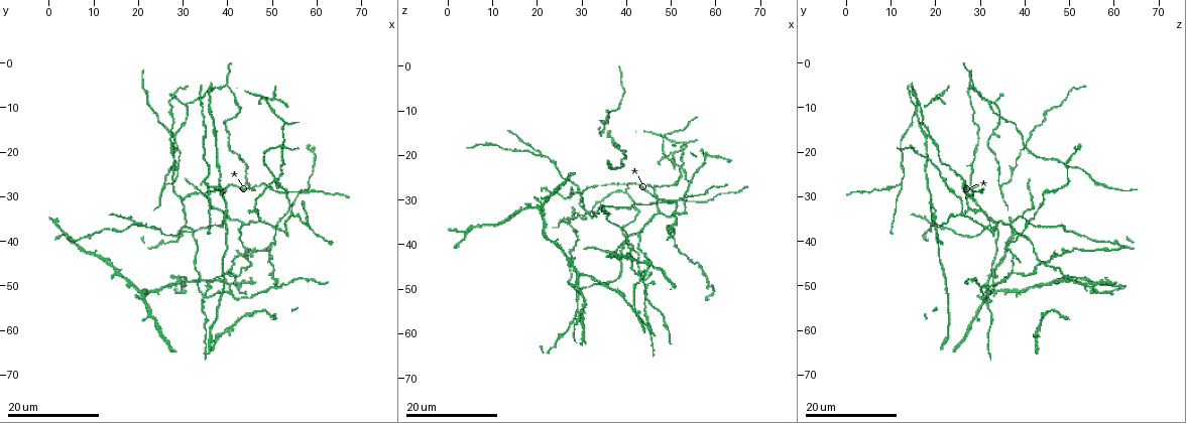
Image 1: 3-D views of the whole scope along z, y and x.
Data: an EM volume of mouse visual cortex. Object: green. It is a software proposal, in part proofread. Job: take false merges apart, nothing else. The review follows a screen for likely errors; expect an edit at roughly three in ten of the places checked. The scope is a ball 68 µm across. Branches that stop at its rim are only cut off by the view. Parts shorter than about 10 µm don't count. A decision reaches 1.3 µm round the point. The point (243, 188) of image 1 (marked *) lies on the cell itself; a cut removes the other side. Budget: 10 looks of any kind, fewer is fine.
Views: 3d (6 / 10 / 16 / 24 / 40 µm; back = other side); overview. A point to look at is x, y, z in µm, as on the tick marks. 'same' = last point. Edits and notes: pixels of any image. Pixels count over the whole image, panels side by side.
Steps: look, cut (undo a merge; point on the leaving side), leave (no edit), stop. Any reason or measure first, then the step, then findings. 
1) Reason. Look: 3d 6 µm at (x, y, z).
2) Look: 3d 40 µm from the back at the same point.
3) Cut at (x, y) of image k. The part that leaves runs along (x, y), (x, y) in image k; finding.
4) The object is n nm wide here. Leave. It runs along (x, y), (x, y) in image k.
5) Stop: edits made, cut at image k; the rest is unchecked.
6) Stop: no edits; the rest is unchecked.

Side arm on a straight run. Look: 3d 16 µm at (35.5, 27.0, 12.0).

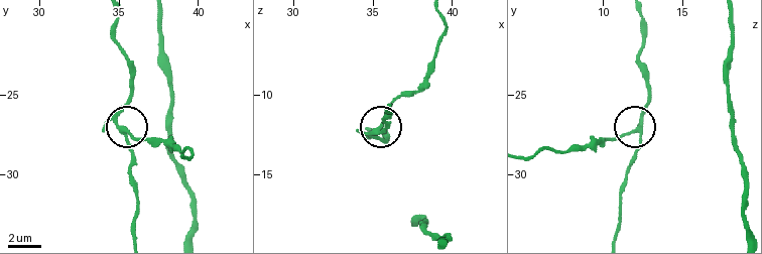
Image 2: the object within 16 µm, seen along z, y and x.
Zoom in. Look: 3d 6 µm at (35.3, 27.3, 12.1).

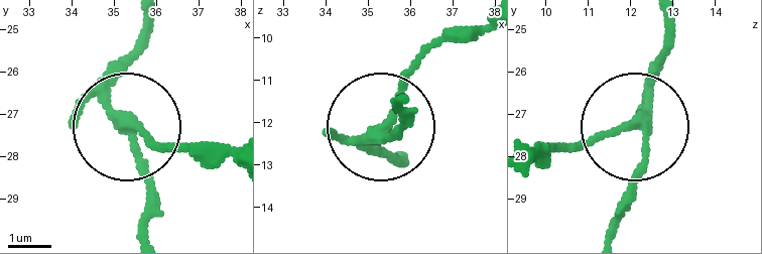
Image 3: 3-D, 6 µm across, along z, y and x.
Leave. It runs along (144, 22), (140, 54), (112, 98), (115, 120), (195, 159) in image 3; one cell here.

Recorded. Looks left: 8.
Three arms meet. Look: 3d 24 µm at (26.0, 27.0, 34.0).

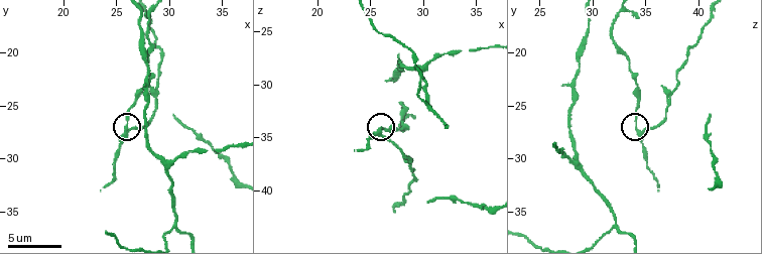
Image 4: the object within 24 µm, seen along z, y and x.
Closer look. Look: 3d 6 µm at (26.0, 27.4, 34.4).

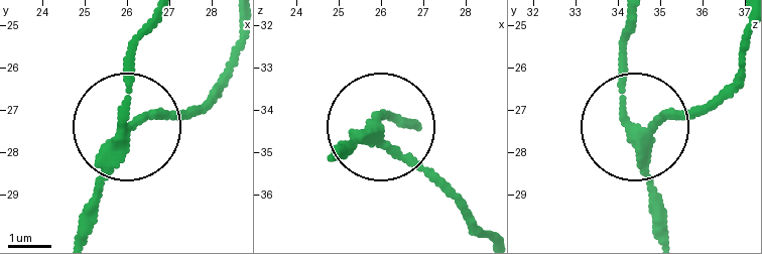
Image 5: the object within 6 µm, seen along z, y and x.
3 arms meet here. Cut at (155, 113) of image 5. The part that leaves runs along (108, 148), (147, 119), (202, 105), (234, 50) in image 5; a second cell is stuck on.

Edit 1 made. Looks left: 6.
Three-way junction. Look: 3d 6 µm at (30.6, 36.6, 32.0).

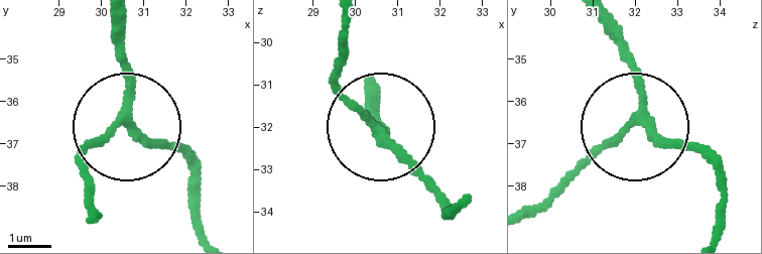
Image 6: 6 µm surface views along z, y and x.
3 arms meet here. Leave. All the same cell.

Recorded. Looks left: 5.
Three arms meet. Look: 3d 24 µm at (44.0, 36.5, 36.5).

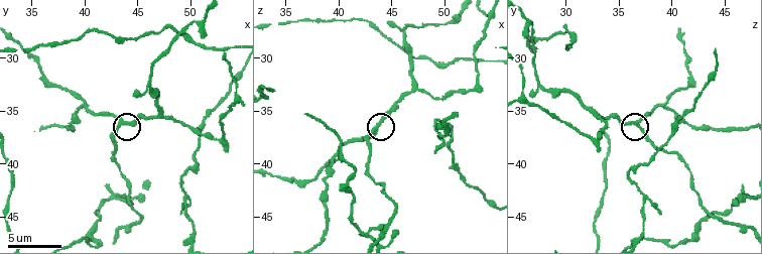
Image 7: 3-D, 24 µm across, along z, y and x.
Zoom in. Look: 3d 6 µm at (43.8, 36.0, 36.6).

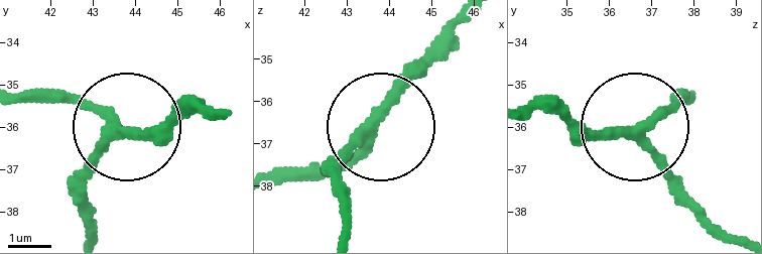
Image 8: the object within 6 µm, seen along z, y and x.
The object is 230 nm wide here. Leave. It runs along (342, 230), (345, 164), (378, 129), (312, 172) in image 8; all the same cell.

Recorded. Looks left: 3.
Three arms meet. Look: 3d 10 µm at (40.0, 34.4, 39.2).

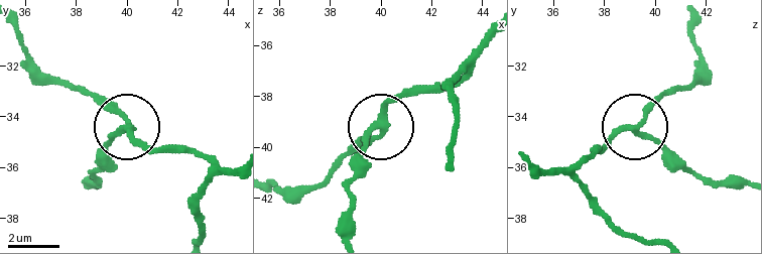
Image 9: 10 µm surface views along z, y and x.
3 arms meet here. Leave. It runs along (200, 237), (207, 163), (154, 148), (85, 88) in image 9; one cell here.

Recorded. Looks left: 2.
Three arms meet. Look: 3d 10 µm at (53.0, 37.6, 32.4).

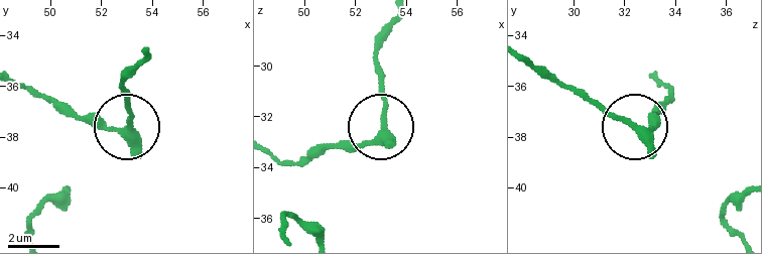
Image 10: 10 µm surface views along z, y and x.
Zoom in. Look: 3d 6 µm at (53.1, 37.5, 32.3).

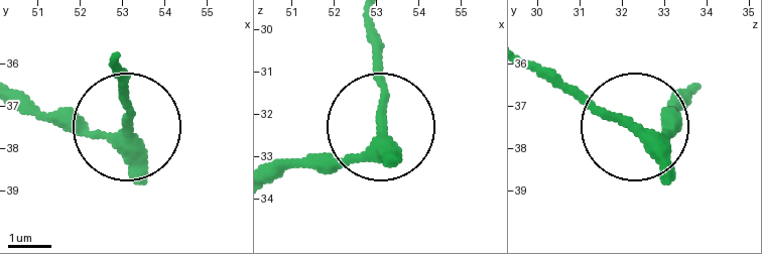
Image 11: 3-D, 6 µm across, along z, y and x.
3 arms meet here. Leave. It runs along (273, 180), (371, 141), (381, 119), (381, 47) in image 11; continuous, no second cell.

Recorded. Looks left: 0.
Stop: edits made, cut at image 5; the rest is unchecked.

